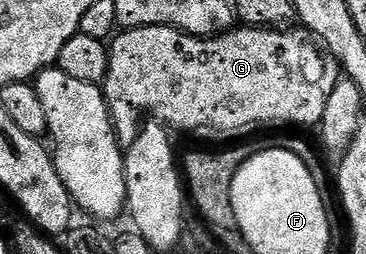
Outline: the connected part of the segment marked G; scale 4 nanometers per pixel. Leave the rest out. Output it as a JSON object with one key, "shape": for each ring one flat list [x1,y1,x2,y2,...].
{"shape":[[238,25,221,35,203,37,175,27,131,27,115,34,109,44,108,73,100,86,119,145,125,149,134,144,144,117,175,132,198,131,201,127,238,131,257,123,299,123,302,127,321,124,340,68,333,57,327,57,311,42,305,30,286,30,290,29]]}

